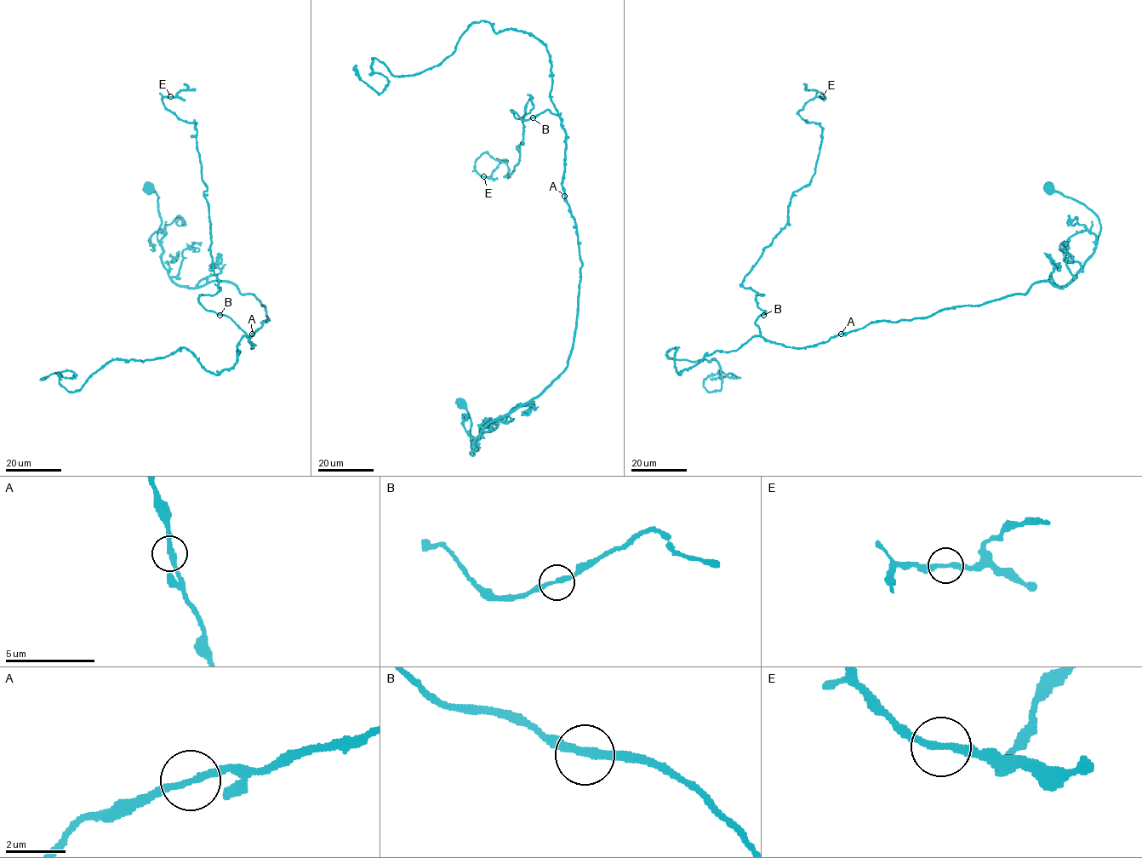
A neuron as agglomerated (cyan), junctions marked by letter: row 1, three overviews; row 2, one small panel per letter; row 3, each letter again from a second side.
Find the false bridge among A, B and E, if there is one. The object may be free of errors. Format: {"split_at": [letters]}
{"split_at": []}

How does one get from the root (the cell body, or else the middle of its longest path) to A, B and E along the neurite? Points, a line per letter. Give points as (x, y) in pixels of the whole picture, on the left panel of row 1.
A: (148, 187), (158, 195), (157, 240), (168, 277), (189, 288), (231, 281), (253, 294), (269, 319), (252, 334)
B: (148, 187), (168, 277), (189, 288), (231, 281), (269, 319), (249, 336), (253, 348), (219, 315)
E: (148, 187), (168, 277), (265, 306), (253, 348), (199, 301), (220, 289), (207, 186), (170, 96)

